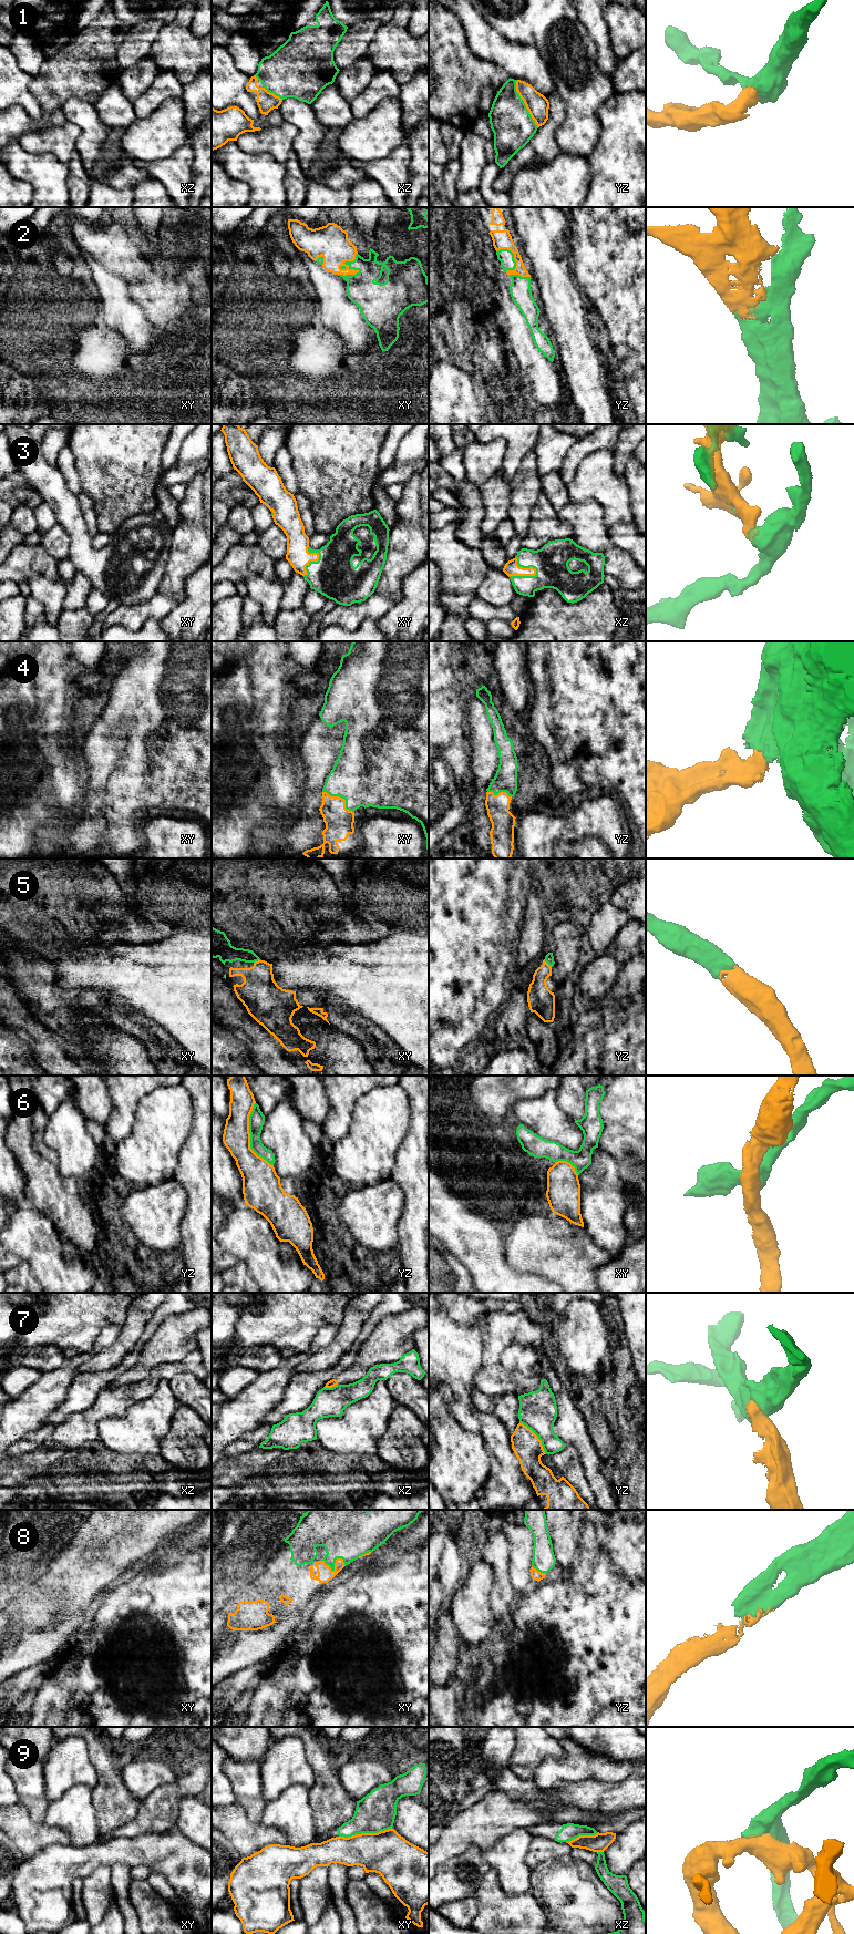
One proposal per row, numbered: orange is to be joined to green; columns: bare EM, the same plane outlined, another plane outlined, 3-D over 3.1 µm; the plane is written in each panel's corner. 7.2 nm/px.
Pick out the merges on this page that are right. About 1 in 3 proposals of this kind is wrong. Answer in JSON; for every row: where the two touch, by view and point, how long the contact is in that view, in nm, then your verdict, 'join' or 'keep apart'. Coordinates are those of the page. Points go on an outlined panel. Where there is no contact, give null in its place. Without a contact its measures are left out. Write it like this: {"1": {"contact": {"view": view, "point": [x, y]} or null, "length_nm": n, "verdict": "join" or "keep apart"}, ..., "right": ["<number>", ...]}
{"1": {"contact": {"view": "yz", "point": [524, 104]}, "length_nm": 380, "verdict": "join"}, "2": {"contact": {"view": "xy", "point": [352, 268]}, "length_nm": 220, "verdict": "join"}, "3": {"contact": {"view": "xz", "point": [525, 567]}, "length_nm": 200, "verdict": "join"}, "4": {"contact": {"view": "xy", "point": [341, 796]}, "length_nm": 280, "verdict": "join"}, "5": {"contact": {"view": "yz", "point": [548, 964]}, "length_nm": 80, "verdict": "join"}, "6": {"contact": {"view": "yz", "point": [250, 1137]}, "length_nm": 480, "verdict": "keep apart"}, "7": {"contact": {"view": "yz", "point": [537, 1436]}, "length_nm": 300, "verdict": "keep apart"}, "8": {"contact": {"view": "xy", "point": [333, 1564]}, "length_nm": 180, "verdict": "join"}, "9": {"contact": {"view": "xy", "point": [364, 1832]}, "length_nm": 400, "verdict": "keep apart"}, "right": ["1", "2", "3", "4", "5", "8"]}

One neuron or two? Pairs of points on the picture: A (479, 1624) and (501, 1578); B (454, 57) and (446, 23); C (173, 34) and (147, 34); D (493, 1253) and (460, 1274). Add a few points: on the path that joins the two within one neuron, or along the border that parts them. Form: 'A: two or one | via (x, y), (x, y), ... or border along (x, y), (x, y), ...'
A: two | border along (489, 1564), (493, 1575), (492, 1590)
B: one | via (448, 49), (446, 31)
C: two | border along (164, 23), (147, 55)
D: two | border along (455, 1257), (473, 1281)

